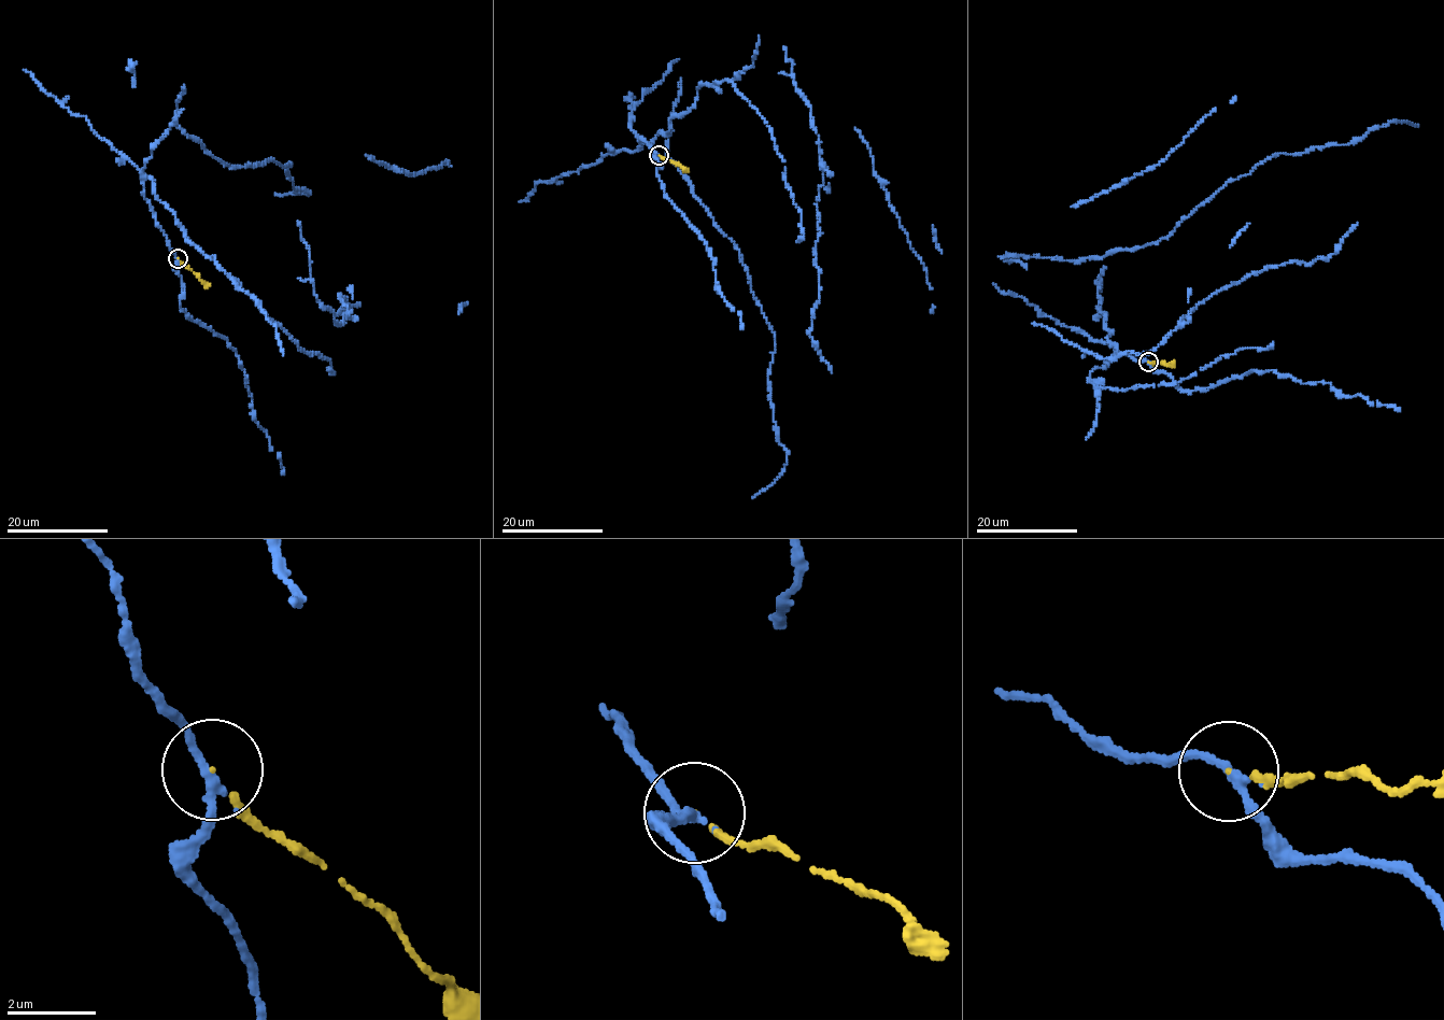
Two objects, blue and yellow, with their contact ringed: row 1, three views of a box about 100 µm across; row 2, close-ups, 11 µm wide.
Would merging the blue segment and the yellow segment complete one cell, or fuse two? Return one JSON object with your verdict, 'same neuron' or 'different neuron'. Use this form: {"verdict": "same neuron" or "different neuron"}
{"verdict": "same neuron"}

